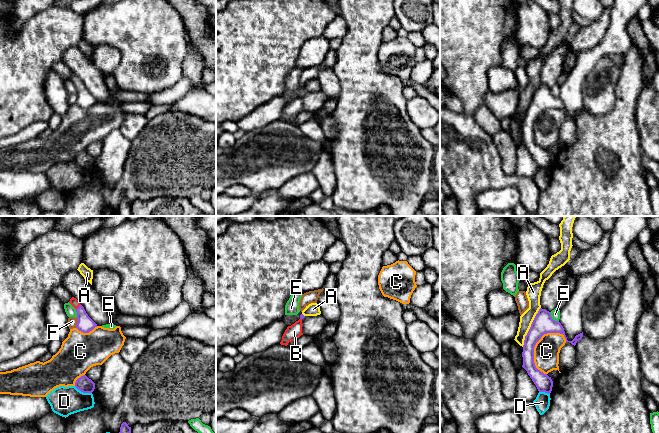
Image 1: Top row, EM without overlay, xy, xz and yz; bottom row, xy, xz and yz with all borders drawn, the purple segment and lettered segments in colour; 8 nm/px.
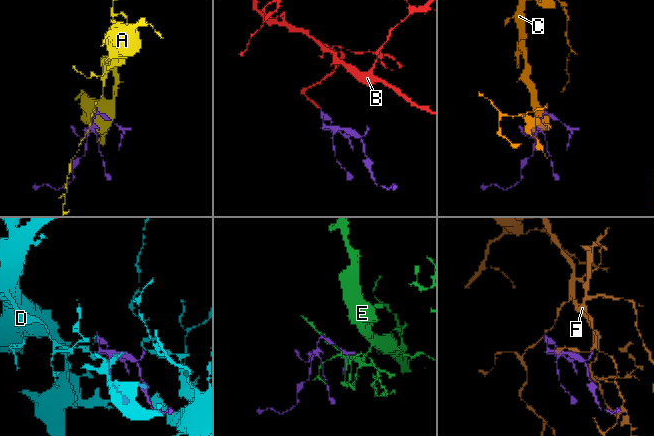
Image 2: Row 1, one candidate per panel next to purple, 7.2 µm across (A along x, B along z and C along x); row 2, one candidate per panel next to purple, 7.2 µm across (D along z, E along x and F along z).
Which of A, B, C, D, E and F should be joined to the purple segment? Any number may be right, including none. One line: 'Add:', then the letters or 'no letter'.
Add: B

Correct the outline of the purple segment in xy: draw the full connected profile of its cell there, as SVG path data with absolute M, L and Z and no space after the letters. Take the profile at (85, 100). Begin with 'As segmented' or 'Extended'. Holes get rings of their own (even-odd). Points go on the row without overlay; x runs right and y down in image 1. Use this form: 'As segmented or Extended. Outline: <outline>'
Extended. Outline: M72 73L69 79L76 85L77 88L76 94L78 96L76 104L79 107L83 109L89 109L95 103L97 103L97 100L88 92L84 83L80 80L80 78L76 74Z

